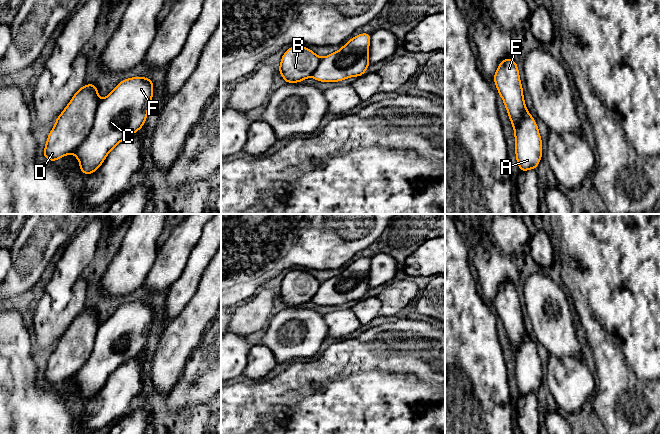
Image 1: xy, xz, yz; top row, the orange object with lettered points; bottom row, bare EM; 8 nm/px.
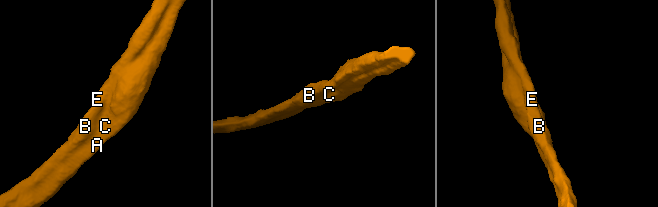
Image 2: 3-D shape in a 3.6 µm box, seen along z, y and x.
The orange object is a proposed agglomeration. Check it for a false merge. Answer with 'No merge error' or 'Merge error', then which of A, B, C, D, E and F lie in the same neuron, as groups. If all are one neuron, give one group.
Merge error. Groups: A C F / B D E

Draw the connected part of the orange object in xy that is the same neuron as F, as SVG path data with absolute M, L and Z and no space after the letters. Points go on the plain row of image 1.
M146 301L128 302L99 325L88 360L73 375L82 397L95 396L116 369L142 352L152 326L153 311L152 304Z

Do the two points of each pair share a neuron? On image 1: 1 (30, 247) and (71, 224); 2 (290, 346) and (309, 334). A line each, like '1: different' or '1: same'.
1: same
2: same

